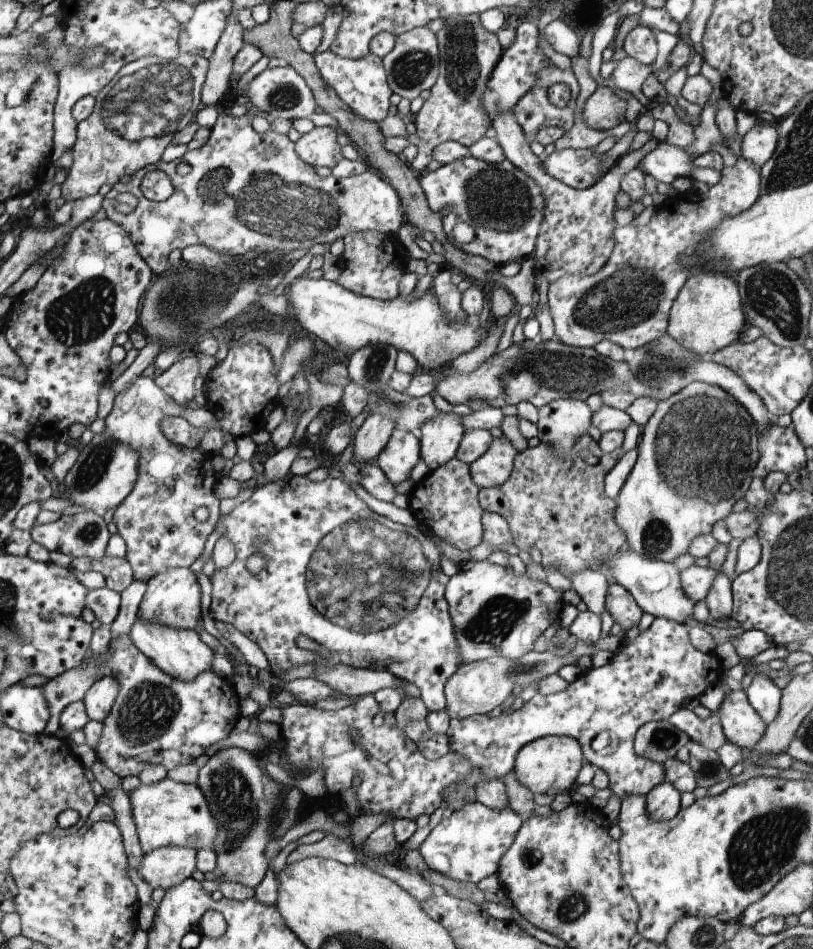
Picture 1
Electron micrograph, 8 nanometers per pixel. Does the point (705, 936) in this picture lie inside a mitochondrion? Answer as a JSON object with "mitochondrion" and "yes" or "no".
{"mitochondrion":"yes"}

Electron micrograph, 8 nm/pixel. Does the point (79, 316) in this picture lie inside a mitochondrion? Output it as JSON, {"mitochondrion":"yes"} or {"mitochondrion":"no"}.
{"mitochondrion":"yes"}

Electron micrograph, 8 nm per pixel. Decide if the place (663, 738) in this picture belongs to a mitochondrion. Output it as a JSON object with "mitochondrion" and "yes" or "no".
{"mitochondrion":"yes"}

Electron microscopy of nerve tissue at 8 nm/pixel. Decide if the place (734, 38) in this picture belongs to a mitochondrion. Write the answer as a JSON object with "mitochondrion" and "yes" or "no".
{"mitochondrion":"no"}

